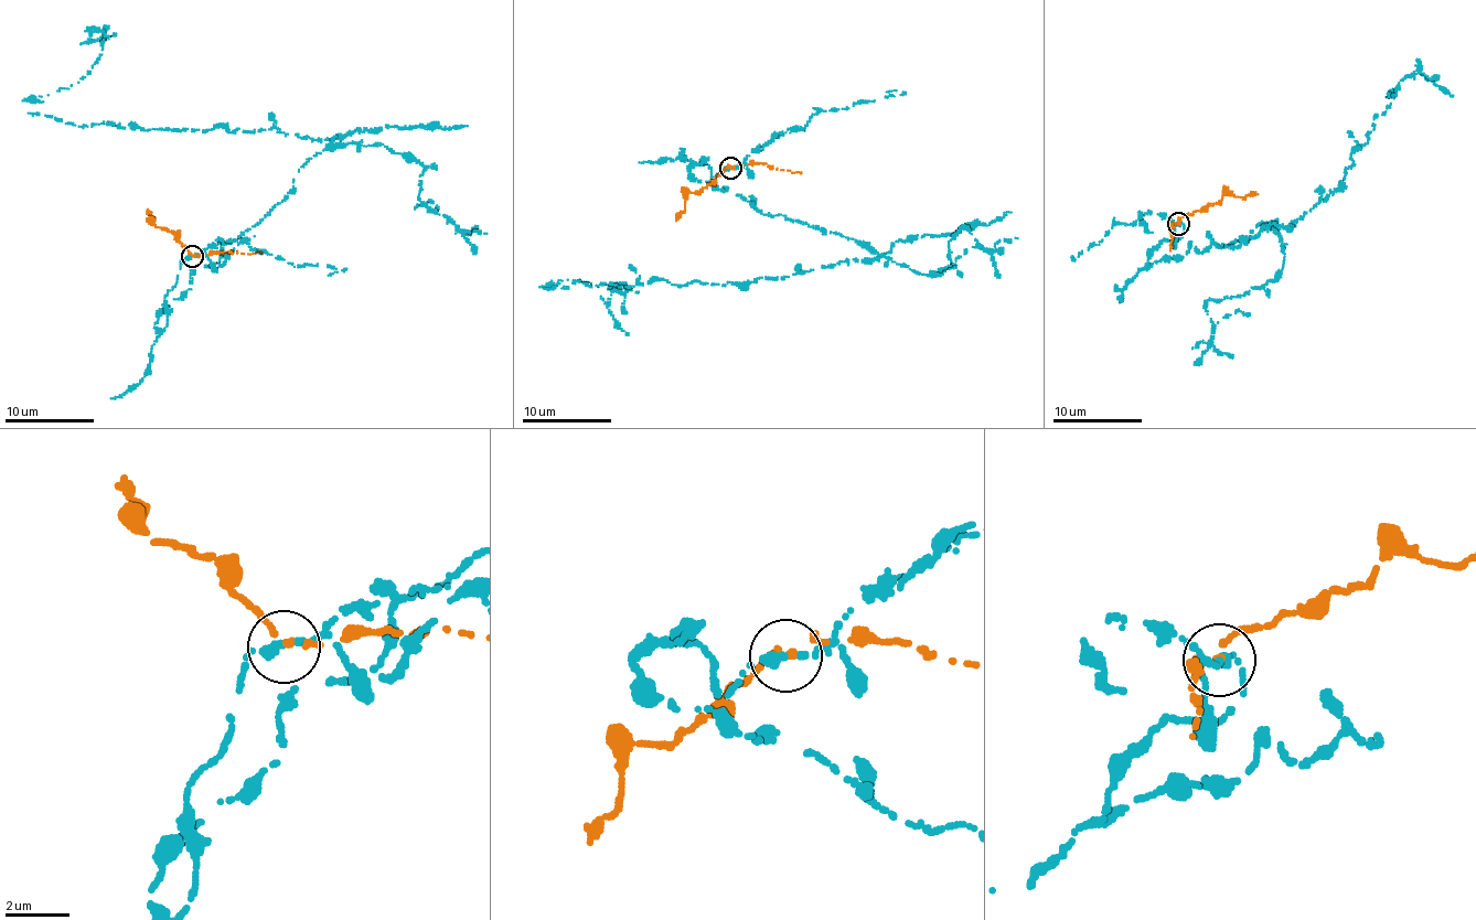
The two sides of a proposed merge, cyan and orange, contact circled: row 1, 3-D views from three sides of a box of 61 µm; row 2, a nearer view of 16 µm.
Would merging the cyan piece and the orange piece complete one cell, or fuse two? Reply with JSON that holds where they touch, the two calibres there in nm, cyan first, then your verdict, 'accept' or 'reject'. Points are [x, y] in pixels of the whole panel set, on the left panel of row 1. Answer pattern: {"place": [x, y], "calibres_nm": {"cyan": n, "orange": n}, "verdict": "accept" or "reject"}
{"place": [192, 256], "calibres_nm": {"cyan": 380, "orange": 240}, "verdict": "reject"}

